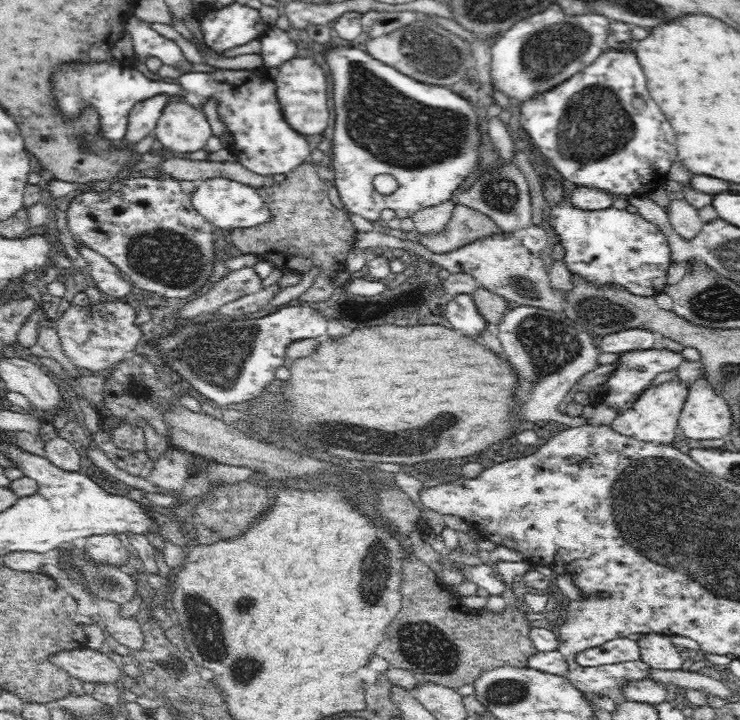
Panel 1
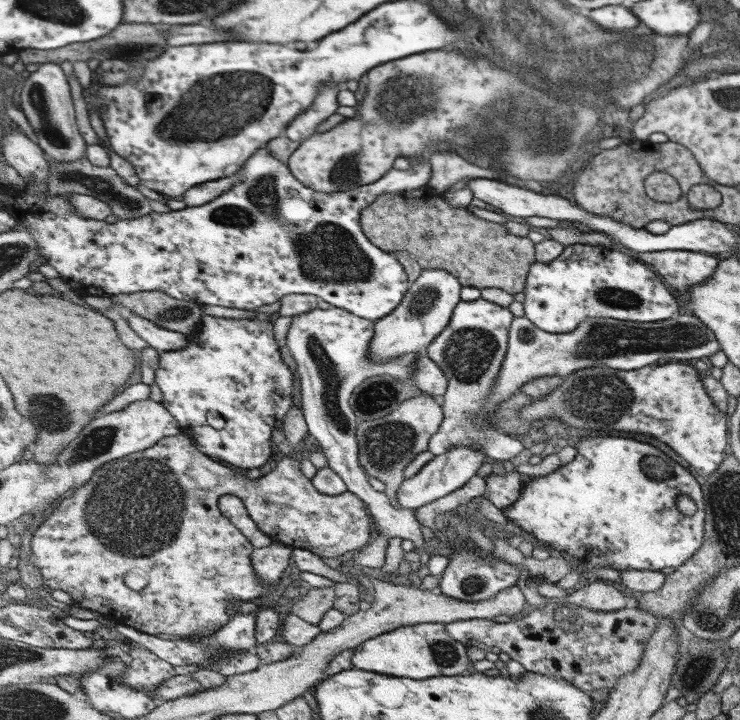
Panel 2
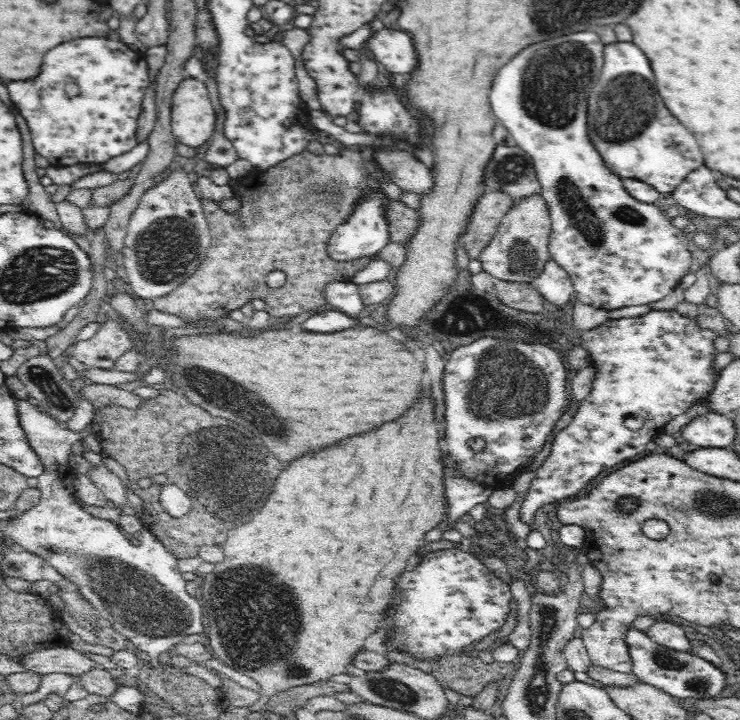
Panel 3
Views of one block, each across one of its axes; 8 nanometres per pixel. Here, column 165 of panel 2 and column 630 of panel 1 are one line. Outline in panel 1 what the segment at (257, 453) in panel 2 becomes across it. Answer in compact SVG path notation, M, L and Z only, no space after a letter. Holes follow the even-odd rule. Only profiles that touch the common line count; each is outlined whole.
M669 350L664 351L630 351L626 354L622 354L619 358L622 361L622 366L614 372L614 376L610 376L606 381L608 385L608 394L604 396L604 403L608 405L618 405L620 411L625 409L628 405L638 398L638 394L642 392L641 388L658 373L664 373L665 371L672 370L676 365L680 364L682 360L685 360L680 353L671 352Z

